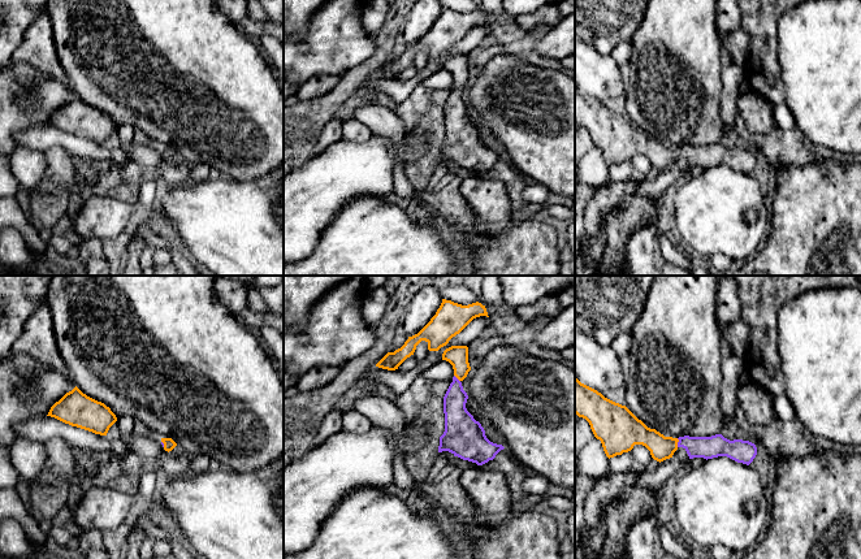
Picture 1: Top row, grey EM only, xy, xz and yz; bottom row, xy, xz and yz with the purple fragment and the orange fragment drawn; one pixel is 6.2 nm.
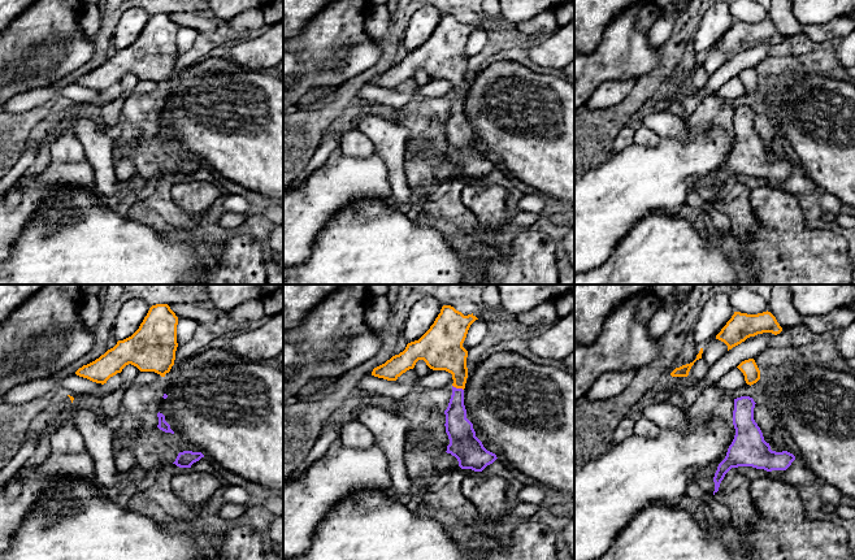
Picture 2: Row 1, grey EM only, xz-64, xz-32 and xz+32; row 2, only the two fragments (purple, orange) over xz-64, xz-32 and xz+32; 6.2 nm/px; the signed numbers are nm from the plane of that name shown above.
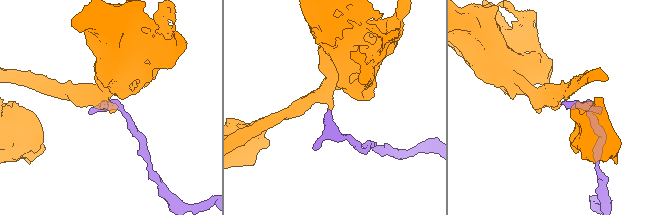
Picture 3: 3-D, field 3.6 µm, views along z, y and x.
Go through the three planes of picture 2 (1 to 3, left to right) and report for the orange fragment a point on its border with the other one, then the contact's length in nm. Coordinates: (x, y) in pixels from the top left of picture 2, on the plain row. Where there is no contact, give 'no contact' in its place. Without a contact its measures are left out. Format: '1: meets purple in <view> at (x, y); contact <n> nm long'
1: no contact
2: meets purple in xz-32 at (458, 98); contact 80 nm long
3: no contact

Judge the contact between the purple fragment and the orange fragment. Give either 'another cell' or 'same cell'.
same cell

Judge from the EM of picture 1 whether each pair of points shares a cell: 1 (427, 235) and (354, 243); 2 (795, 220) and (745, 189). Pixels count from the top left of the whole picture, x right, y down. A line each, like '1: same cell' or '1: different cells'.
1: same cell
2: different cells

